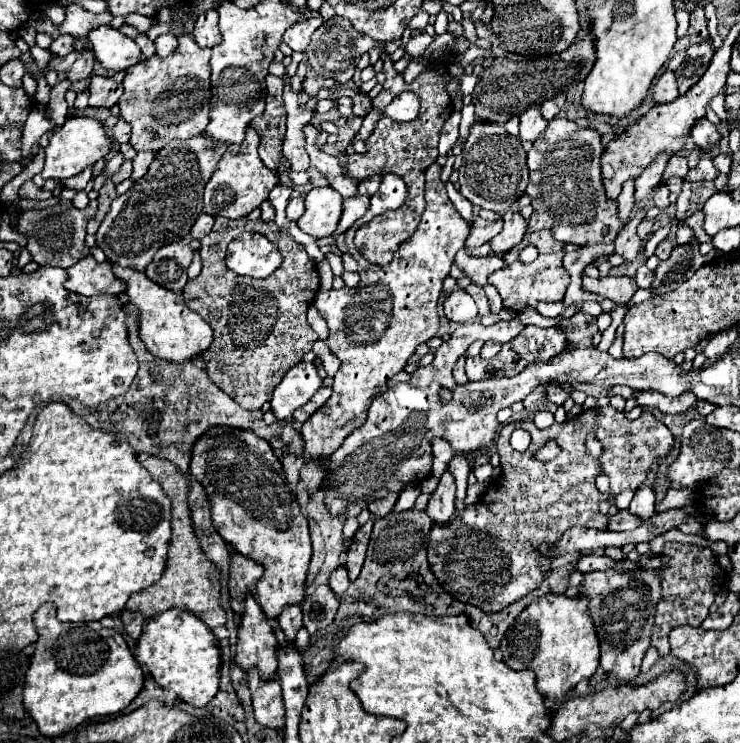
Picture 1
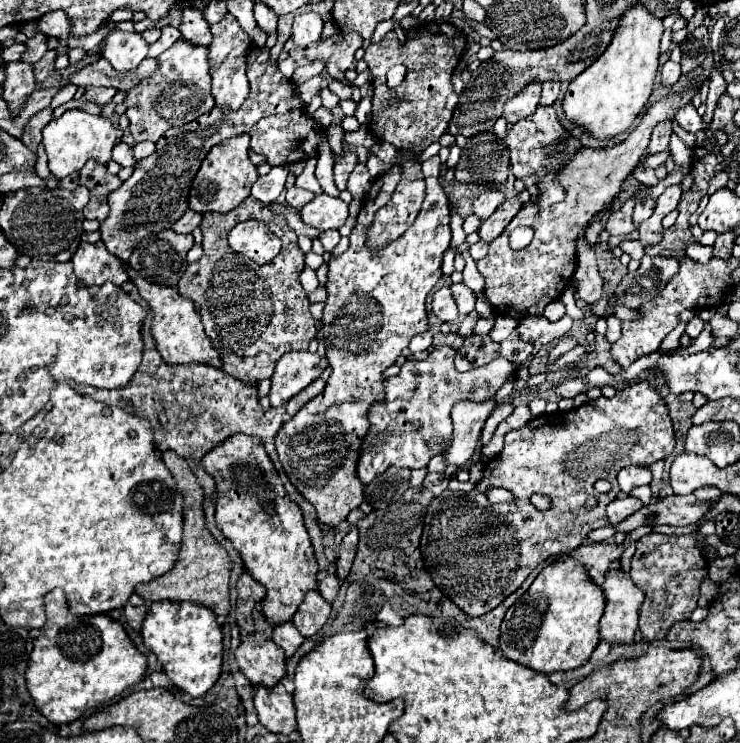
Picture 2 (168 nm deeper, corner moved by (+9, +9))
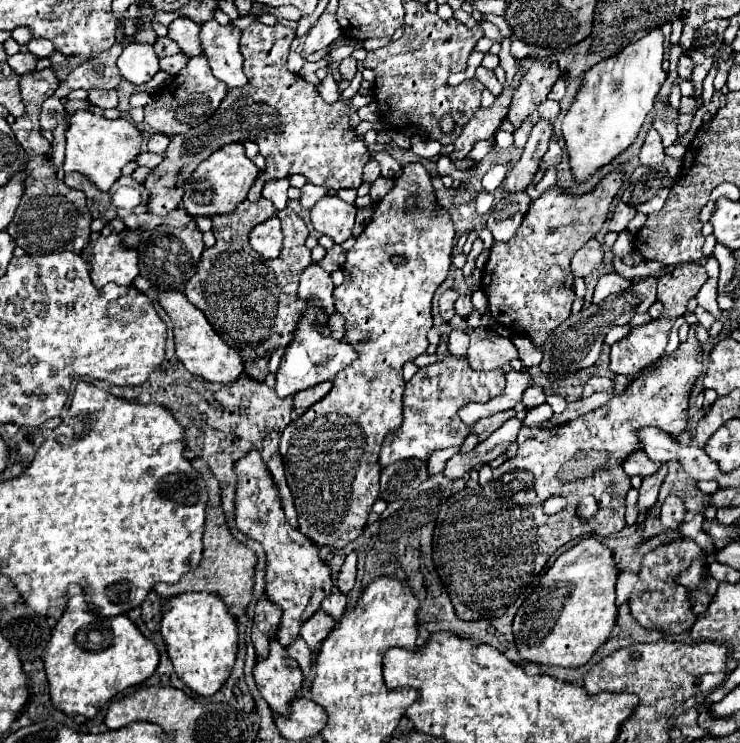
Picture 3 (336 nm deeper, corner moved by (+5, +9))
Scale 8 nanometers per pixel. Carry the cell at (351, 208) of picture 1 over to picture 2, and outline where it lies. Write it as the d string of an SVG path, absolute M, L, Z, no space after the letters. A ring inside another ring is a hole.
M357 163L355 171L349 175L347 191L353 195L353 199L363 199L371 189L371 181L373 179L369 175L369 169L363 163Z

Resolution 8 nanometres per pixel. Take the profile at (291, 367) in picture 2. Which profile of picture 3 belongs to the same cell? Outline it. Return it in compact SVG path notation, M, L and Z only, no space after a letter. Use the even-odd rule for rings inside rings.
M307 299L305 313L301 315L301 321L297 321L297 331L293 335L293 341L287 345L281 365L277 369L275 391L279 397L289 397L317 383L331 381L341 369L345 369L357 359L357 351L349 343L337 341L331 335L329 337L321 335L319 327L325 327L325 325L327 325L327 315L323 313L323 307L315 299Z

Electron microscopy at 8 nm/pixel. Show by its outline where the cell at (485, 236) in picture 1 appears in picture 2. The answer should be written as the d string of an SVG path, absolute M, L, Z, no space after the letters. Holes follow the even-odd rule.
M487 189L485 193L481 193L475 201L473 201L473 213L481 219L481 221L485 221L485 219L489 219L493 213L495 213L495 209L501 205L505 201L505 197L503 197L503 193L499 191L499 189Z

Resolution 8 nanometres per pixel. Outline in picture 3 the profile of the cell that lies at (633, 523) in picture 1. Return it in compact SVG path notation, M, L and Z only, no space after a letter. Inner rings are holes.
M663 463L655 475L643 477L643 485L639 489L639 511L645 511L651 505L655 505L657 495L659 495L659 487L661 487L665 475L667 475L667 465Z

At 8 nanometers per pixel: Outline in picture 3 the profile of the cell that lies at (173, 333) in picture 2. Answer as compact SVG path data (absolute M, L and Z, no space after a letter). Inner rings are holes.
M179 291L161 293L159 305L167 311L167 315L173 321L177 357L189 373L199 375L205 381L223 383L223 385L231 385L233 381L237 381L239 377L245 375L245 359L241 357L241 353L237 353L237 349L231 349L229 345L225 345L225 341L209 325L205 315L195 305L191 305L183 293L179 293Z

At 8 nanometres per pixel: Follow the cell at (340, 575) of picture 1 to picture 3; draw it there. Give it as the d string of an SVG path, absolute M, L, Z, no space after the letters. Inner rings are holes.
M333 591L333 593L321 603L321 611L325 611L327 615L331 615L331 617L337 619L337 621L341 619L345 607L347 607L347 597L345 597L343 593L339 593L339 591Z

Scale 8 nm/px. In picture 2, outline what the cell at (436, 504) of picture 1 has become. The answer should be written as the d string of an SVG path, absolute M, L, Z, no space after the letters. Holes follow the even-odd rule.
M493 399L483 401L483 403L459 401L453 407L453 413L451 413L453 437L449 441L449 449L445 449L445 453L441 453L445 459L445 465L463 467L471 459L475 447L479 445L481 429L493 409L495 409Z

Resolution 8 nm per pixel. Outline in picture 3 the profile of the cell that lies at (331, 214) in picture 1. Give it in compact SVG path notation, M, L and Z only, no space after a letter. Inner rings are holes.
M323 197L311 209L311 223L315 231L331 237L341 245L351 237L355 211L355 205L349 205L339 197Z

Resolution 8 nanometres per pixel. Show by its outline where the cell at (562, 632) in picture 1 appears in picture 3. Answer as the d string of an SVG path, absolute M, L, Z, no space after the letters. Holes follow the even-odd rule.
M597 537L583 539L559 555L515 615L513 635L519 655L537 665L585 665L605 645L615 627L617 575L619 569L613 561L613 551Z

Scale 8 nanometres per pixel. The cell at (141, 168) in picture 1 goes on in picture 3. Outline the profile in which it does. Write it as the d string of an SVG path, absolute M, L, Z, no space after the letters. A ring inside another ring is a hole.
M153 133L153 135L149 137L147 147L149 147L149 151L153 151L153 153L165 153L169 141L171 141L171 137L167 137L167 135L159 135L159 133Z

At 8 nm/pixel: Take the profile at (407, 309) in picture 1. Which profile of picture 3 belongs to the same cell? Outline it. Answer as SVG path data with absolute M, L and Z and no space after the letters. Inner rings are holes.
M411 163L395 179L395 187L377 203L375 217L357 237L353 249L347 251L347 261L343 265L345 283L335 287L333 299L335 311L347 321L343 341L353 345L359 357L335 377L333 389L321 403L315 403L305 415L285 427L279 443L285 477L295 499L299 531L319 547L329 545L333 549L341 549L349 541L357 539L367 525L373 503L379 499L379 451L383 439L401 427L405 389L403 365L407 361L415 361L427 351L427 331L433 327L431 301L437 287L447 279L453 237L453 221L449 219L449 213L437 205L429 173L421 163ZM411 195L421 195L421 199L417 199L413 207L407 207L405 199ZM395 257L403 257L405 263L393 263Z

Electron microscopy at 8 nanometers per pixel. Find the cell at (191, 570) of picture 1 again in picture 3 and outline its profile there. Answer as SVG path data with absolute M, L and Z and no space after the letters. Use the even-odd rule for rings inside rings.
M193 459L193 467L203 475L203 479L207 483L207 489L209 489L207 523L205 523L205 537L203 537L203 545L205 545L203 559L201 559L201 565L195 571L183 575L181 581L177 581L173 585L171 583L157 583L155 585L155 591L161 597L165 597L165 599L169 599L173 595L187 593L187 591L209 591L209 593L219 595L235 617L241 617L241 615L245 615L245 611L247 611L247 607L251 603L251 597L253 597L257 555L245 543L239 543L231 535L231 531L227 527L227 521L225 521L225 515L223 515L223 509L221 509L221 489L219 489L219 481L211 473L209 465L203 459Z

